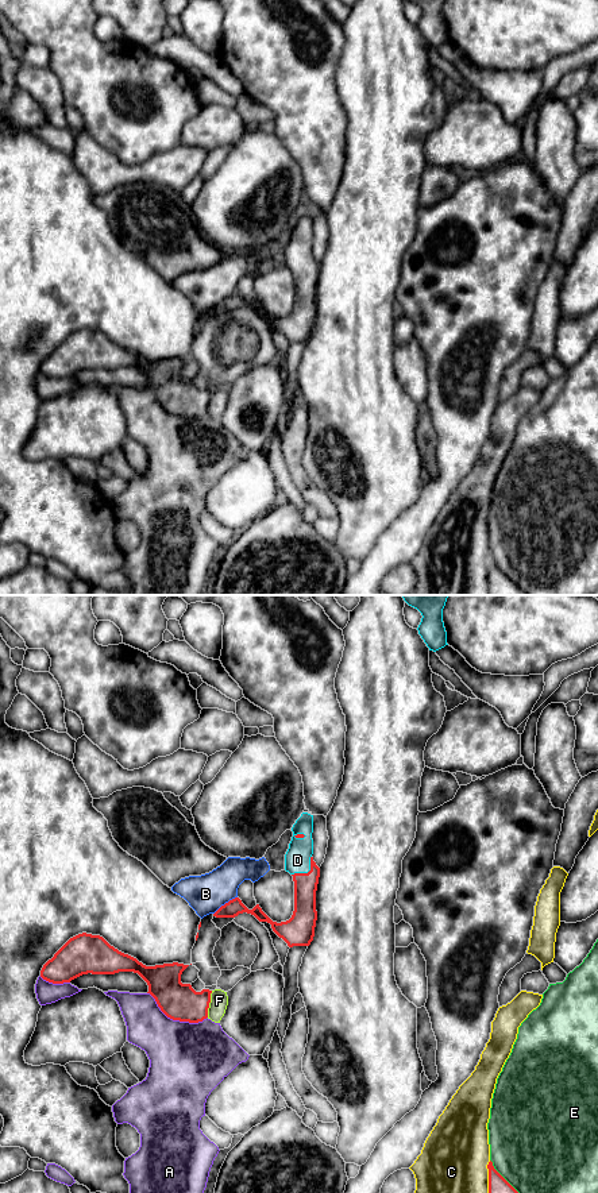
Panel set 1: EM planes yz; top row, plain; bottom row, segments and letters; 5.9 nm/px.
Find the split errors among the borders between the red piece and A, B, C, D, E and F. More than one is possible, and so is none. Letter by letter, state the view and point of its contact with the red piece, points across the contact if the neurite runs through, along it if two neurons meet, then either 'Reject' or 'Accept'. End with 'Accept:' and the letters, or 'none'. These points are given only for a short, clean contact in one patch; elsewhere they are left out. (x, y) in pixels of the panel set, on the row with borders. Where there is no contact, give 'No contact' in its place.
A: Touches red at yz (176, 1019). Reject
B: Touches red at yz (226, 903). Reject
C: Touches red at yz (489, 1177). Reject
D: Touches red at yz (308, 872). Path across: yz (305, 884), (308, 872), (297, 860). Accept
E: Touches red at yz (501, 1176). Reject
F: Touches red at yz (208, 1004). Reject
Accept: D

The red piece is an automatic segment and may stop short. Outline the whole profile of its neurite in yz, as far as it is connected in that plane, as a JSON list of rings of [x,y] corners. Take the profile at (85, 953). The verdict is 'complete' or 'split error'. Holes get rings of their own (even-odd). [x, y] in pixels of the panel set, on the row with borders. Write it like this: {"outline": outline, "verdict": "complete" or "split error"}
{"outline": [[[82,933],[70,938],[43,965],[40,977],[53,984],[63,984],[88,973],[134,972],[147,982],[147,993],[167,1018],[198,1023],[208,1018],[212,991],[196,992],[190,984],[182,984],[181,974],[188,966],[178,962],[146,966],[111,946],[103,937]]], "verdict": "complete"}

